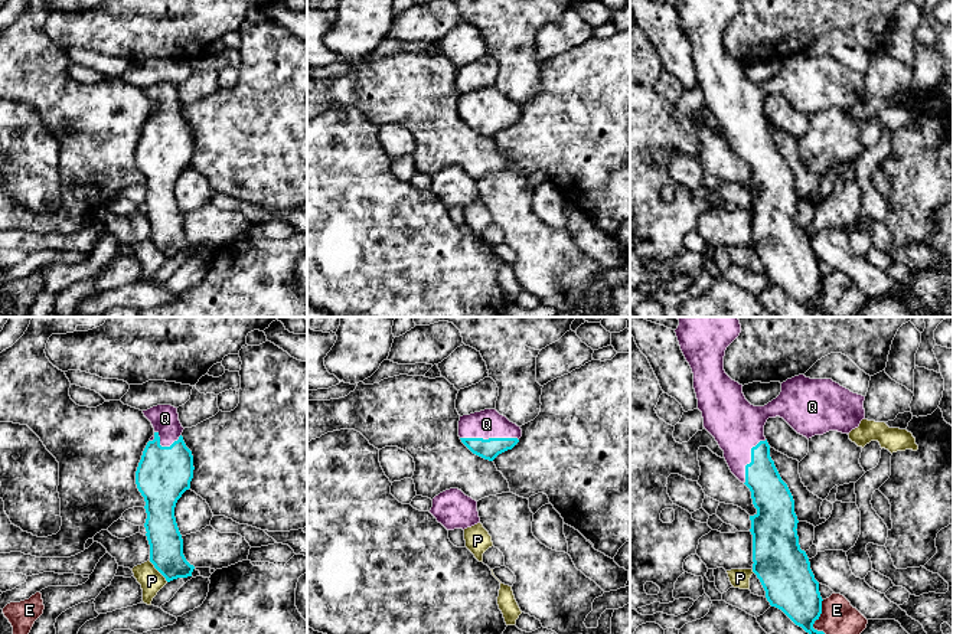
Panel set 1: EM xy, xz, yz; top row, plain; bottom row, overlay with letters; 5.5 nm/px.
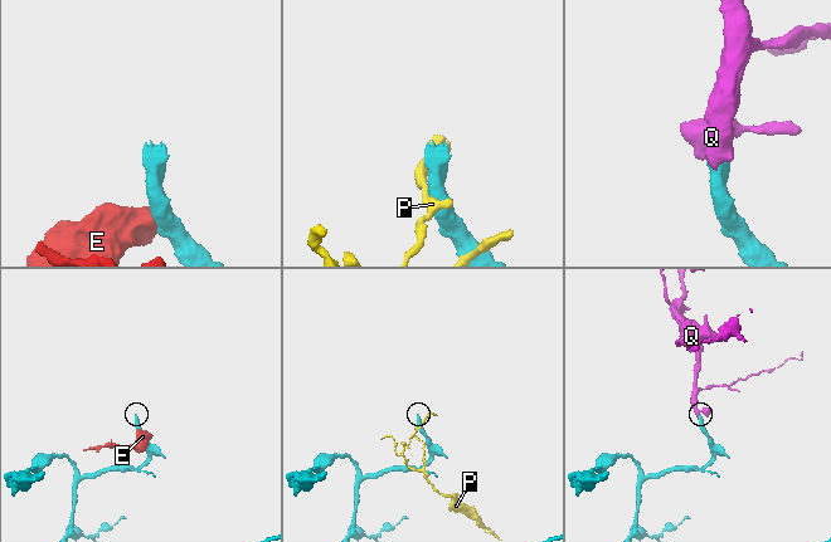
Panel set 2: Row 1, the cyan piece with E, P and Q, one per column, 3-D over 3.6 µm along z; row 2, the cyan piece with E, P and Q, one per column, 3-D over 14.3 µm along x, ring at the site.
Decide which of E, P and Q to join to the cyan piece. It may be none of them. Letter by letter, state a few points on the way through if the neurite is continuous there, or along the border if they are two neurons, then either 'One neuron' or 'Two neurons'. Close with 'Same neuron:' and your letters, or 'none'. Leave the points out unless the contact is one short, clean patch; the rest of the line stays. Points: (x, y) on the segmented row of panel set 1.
E: Boundary: yz (823, 600), (821, 615), (813, 627), (825, 633). Two neurons
P: Two neurons
Q: One neuron
Same neuron: Q

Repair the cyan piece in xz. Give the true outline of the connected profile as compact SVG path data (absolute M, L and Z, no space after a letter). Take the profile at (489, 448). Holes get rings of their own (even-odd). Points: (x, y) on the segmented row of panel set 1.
M484 409L460 416L458 437L473 454L493 461L519 442L522 429L496 409Z

